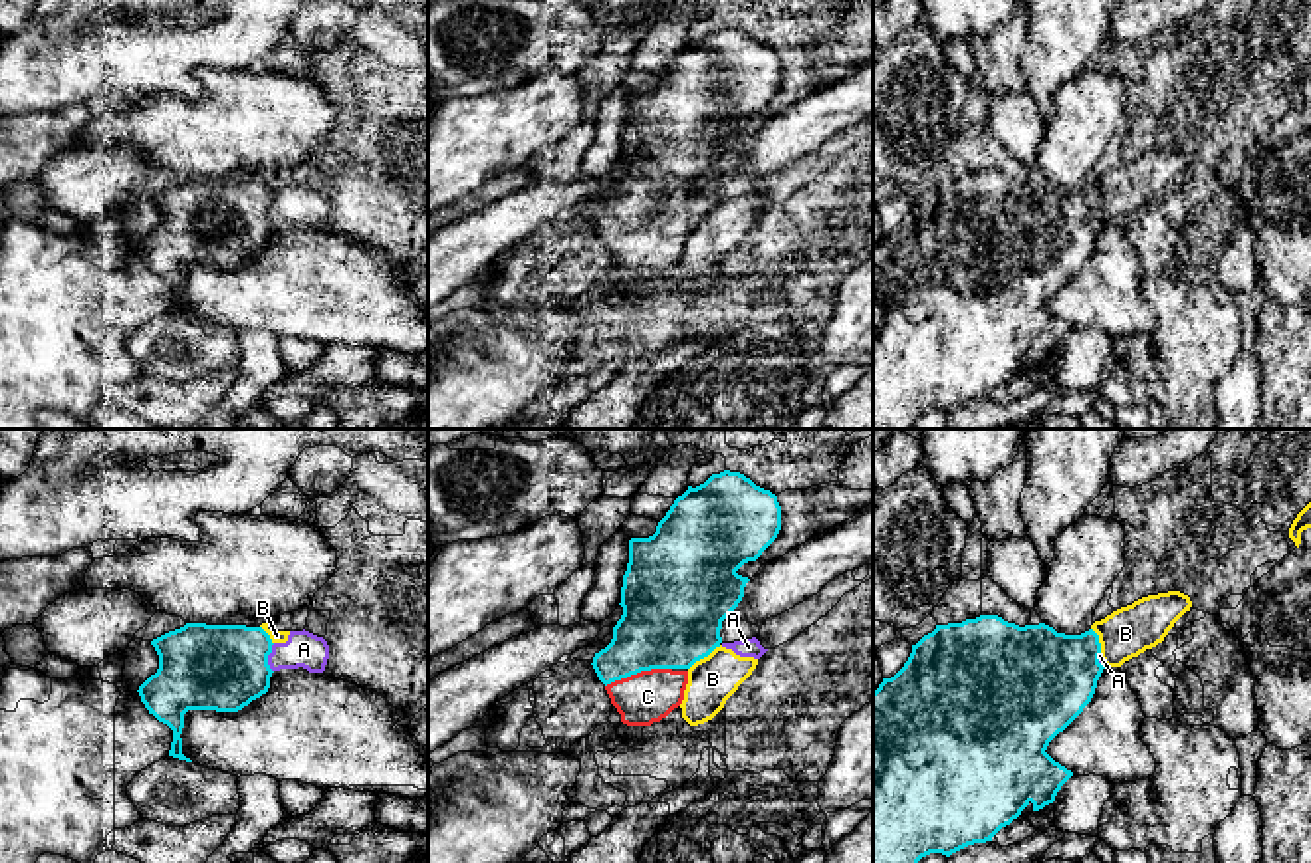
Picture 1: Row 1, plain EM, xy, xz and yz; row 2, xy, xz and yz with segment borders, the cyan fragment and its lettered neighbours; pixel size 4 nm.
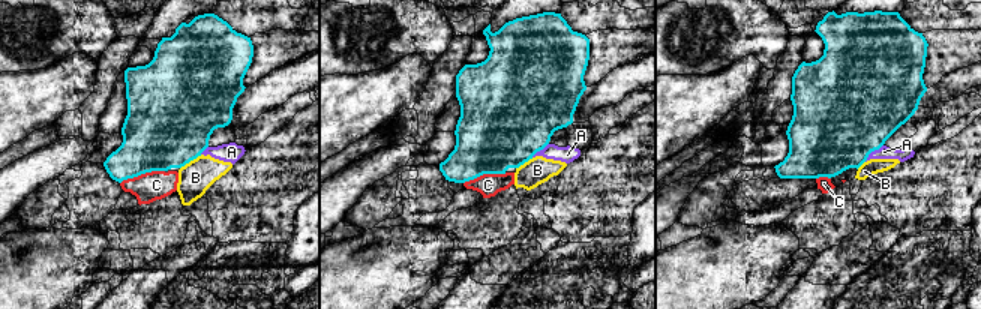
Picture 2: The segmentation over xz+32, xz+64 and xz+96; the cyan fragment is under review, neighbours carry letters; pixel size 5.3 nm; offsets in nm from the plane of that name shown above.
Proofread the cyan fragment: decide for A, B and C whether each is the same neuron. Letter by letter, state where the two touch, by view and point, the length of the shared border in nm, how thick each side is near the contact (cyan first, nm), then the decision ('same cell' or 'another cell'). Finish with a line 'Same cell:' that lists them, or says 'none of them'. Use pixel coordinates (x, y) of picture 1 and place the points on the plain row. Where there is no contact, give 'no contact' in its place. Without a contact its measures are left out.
A: xy (266, 213) | 120 nm | 360/140 nm | another cell
B: xz (705, 211) | 170 nm | 420/190 nm | another cell
C: xz (637, 227) | 280 nm | 400/220 nm | same cell
Same cell: C

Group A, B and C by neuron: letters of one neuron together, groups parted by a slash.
A B / C

